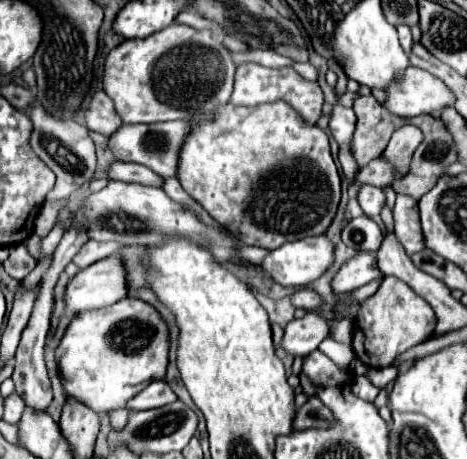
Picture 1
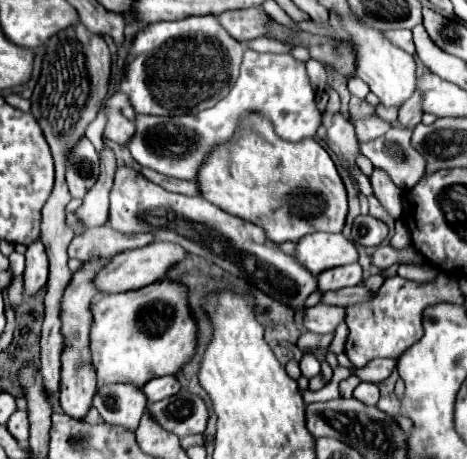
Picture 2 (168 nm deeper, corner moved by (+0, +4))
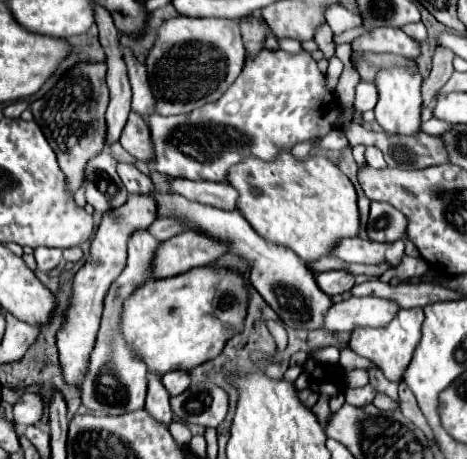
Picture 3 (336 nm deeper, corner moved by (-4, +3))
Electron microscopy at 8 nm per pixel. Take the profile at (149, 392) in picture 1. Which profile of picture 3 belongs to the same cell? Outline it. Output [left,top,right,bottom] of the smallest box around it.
[162,371,190,397]

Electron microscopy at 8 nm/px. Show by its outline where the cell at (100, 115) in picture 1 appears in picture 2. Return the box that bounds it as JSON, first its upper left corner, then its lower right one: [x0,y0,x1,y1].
[104,92,136,144]

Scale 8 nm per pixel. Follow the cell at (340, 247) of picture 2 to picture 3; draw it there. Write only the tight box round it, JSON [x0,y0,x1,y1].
[330,237,404,265]

